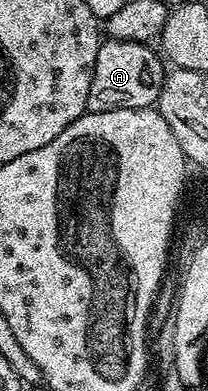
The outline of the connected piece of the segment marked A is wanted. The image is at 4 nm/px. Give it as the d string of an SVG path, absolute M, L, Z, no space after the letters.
M106 37L99 48L99 56L95 56L91 92L87 92L87 111L94 114L116 110L148 110L158 101L166 75L166 63L152 45Z

